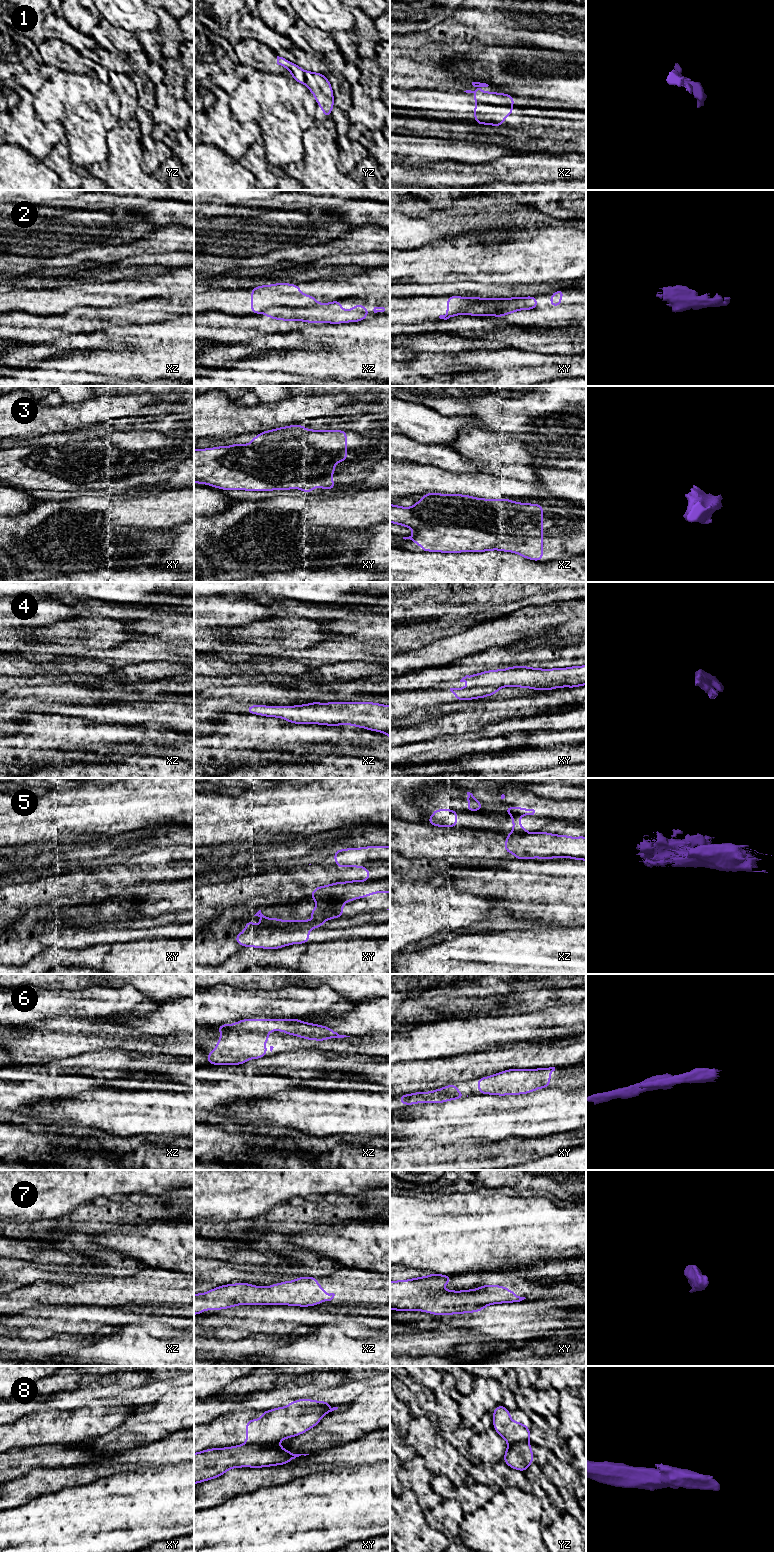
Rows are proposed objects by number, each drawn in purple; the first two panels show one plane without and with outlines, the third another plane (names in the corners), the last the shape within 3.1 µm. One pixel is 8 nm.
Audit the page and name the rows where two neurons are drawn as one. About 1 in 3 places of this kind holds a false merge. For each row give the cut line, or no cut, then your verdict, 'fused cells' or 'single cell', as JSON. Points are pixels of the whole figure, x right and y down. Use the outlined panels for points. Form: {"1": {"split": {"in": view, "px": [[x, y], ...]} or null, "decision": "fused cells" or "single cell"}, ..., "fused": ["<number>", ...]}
{"1": {"split": {"in": "xz", "px": [[478, 102], [507, 106]]}, "decision": "fused cells"}, "2": {"split": {"in": "xz", "px": [[316, 303], [310, 306], [270, 306], [262, 312]]}, "decision": "fused cells"}, "3": {"split": null, "decision": "single cell"}, "4": {"split": null, "decision": "single cell"}, "5": {"split": {"in": "xy", "px": [[317, 900], [330, 900], [336, 907], [334, 912], [338, 917]]}, "decision": "fused cells"}, "6": {"split": null, "decision": "single cell"}, "7": {"split": null, "decision": "single cell"}, "8": {"split": {"in": "xy", "px": [[277, 1442], [246, 1444]]}, "decision": "fused cells"}, "fused": ["1", "2", "5", "8"]}

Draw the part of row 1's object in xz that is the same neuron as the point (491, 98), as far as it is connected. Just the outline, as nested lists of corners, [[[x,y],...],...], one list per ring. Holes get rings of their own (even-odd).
[[[466,90],[466,93],[474,94],[474,102],[475,103],[483,103],[487,105],[500,105],[500,106],[514,106],[514,96],[508,95],[506,93],[495,93],[494,91],[490,91],[488,93],[482,91],[471,91]]]

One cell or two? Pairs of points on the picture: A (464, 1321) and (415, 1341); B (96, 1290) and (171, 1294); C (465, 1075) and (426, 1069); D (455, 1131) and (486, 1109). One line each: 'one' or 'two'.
A: two
B: one
C: one
D: one

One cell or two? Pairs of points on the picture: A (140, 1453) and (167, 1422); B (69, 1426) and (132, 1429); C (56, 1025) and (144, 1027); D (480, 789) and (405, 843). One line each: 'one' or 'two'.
A: two
B: two
C: two
D: two

